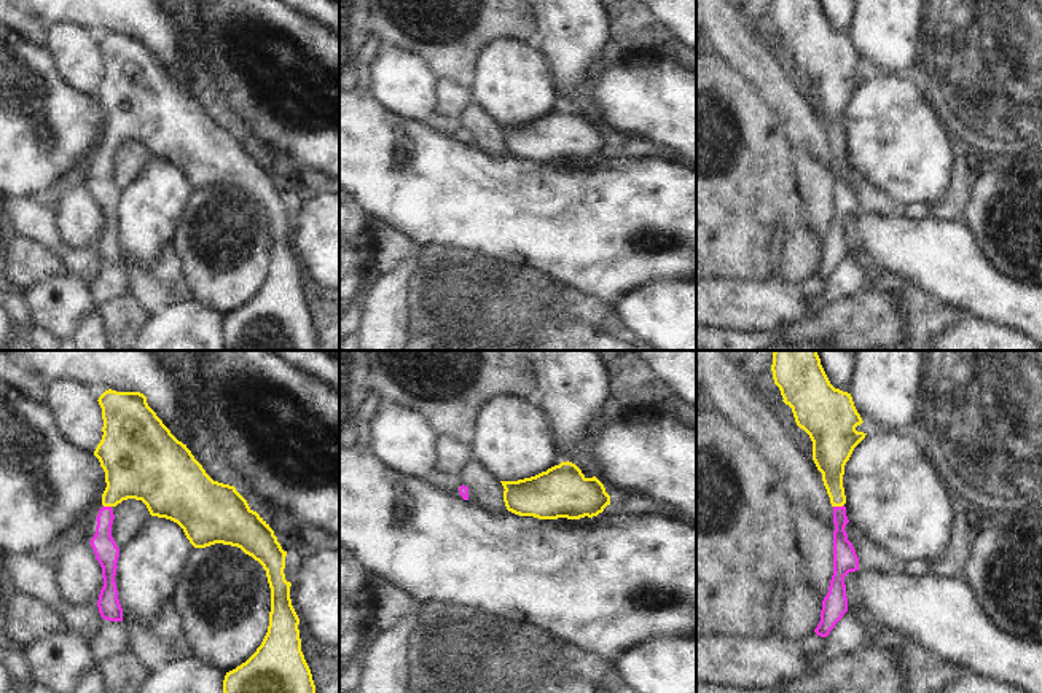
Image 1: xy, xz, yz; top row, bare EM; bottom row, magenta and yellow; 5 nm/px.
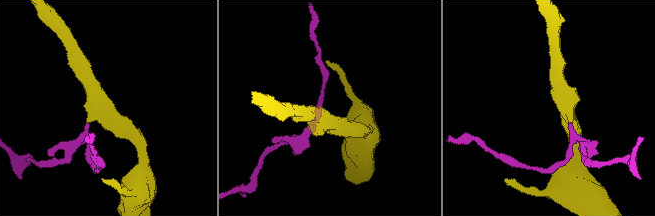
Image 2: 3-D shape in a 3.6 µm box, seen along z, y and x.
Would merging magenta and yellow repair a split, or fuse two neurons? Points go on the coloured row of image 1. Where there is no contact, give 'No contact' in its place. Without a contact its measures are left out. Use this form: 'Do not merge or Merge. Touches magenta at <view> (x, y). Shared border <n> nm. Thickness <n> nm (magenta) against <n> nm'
Merge. Touches magenta at yz (838, 507). Shared border 60 nm. Thickness 110 nm (magenta) against 160 nm

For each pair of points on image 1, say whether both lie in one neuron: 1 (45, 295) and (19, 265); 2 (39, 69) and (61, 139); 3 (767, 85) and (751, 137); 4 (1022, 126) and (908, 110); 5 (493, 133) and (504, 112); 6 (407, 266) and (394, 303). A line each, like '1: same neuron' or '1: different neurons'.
1: different neurons
2: same neuron
3: different neurons
4: different neurons
5: different neurons
6: same neuron

